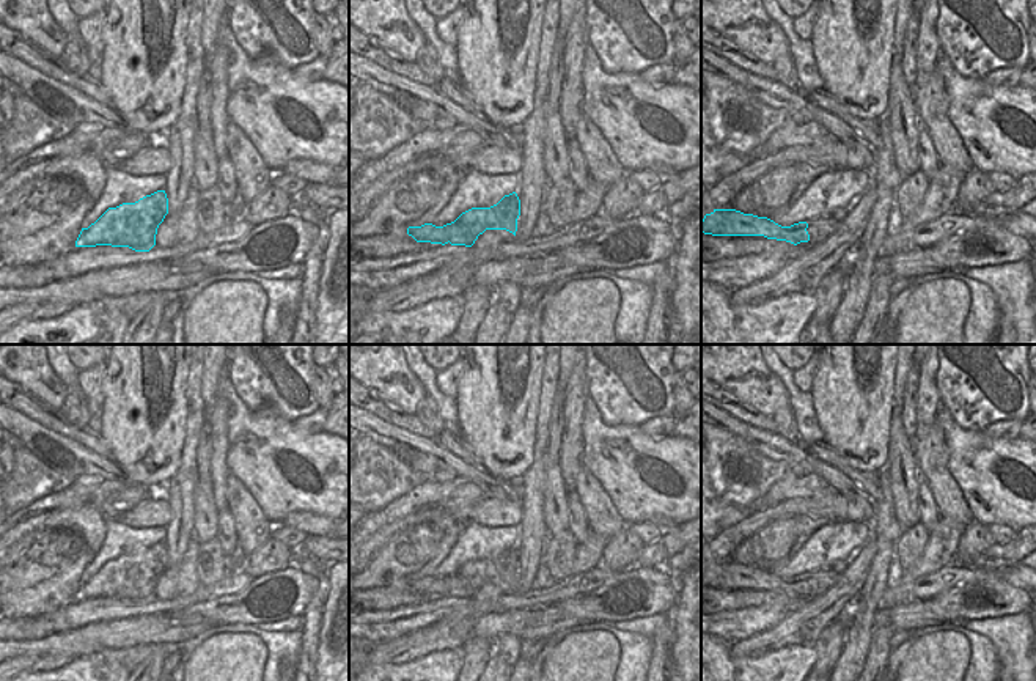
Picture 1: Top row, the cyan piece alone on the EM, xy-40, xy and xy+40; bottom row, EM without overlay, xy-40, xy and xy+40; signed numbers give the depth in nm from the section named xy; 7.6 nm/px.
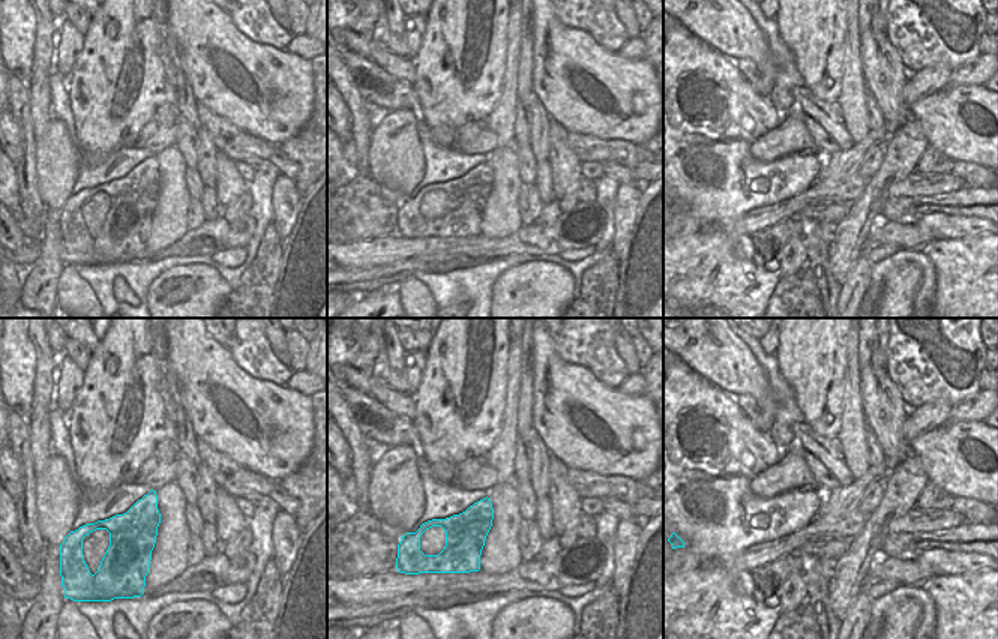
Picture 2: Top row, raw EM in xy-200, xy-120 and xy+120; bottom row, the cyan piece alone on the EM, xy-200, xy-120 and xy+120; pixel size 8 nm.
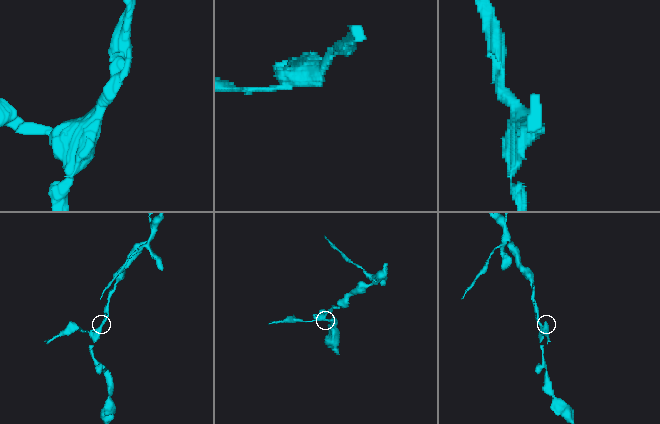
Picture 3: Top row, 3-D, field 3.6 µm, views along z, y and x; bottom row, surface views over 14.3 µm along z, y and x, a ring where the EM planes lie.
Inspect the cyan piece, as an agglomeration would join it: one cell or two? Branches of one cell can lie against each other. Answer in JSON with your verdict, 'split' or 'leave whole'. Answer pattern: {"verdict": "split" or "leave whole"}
{"verdict": "split"}

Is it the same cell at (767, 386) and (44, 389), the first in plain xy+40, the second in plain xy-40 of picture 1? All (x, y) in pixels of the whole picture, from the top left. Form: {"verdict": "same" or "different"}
{"verdict": "same"}

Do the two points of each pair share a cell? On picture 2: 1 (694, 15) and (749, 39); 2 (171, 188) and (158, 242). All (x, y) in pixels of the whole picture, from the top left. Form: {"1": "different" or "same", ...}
{"1": "same", "2": "same"}

